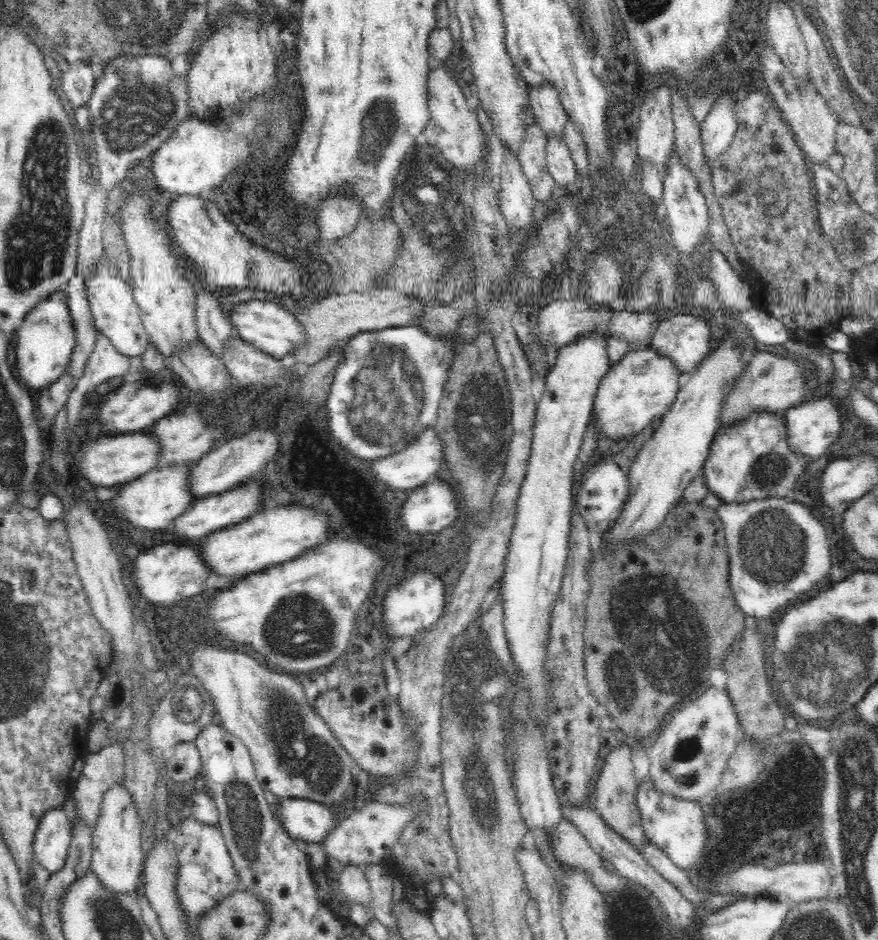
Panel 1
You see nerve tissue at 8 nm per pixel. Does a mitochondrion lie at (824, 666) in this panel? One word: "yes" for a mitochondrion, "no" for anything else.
yes

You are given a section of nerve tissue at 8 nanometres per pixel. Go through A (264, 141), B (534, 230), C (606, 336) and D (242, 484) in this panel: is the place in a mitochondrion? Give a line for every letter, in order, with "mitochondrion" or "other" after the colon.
A: mitochondrion
B: other
C: other
D: other

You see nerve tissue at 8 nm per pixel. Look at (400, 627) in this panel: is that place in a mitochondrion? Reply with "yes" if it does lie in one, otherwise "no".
no

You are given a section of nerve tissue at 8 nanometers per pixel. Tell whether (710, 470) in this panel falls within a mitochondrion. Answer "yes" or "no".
no

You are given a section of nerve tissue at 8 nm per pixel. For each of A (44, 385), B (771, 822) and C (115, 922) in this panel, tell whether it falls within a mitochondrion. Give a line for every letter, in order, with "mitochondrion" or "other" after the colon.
A: other
B: other
C: mitochondrion

